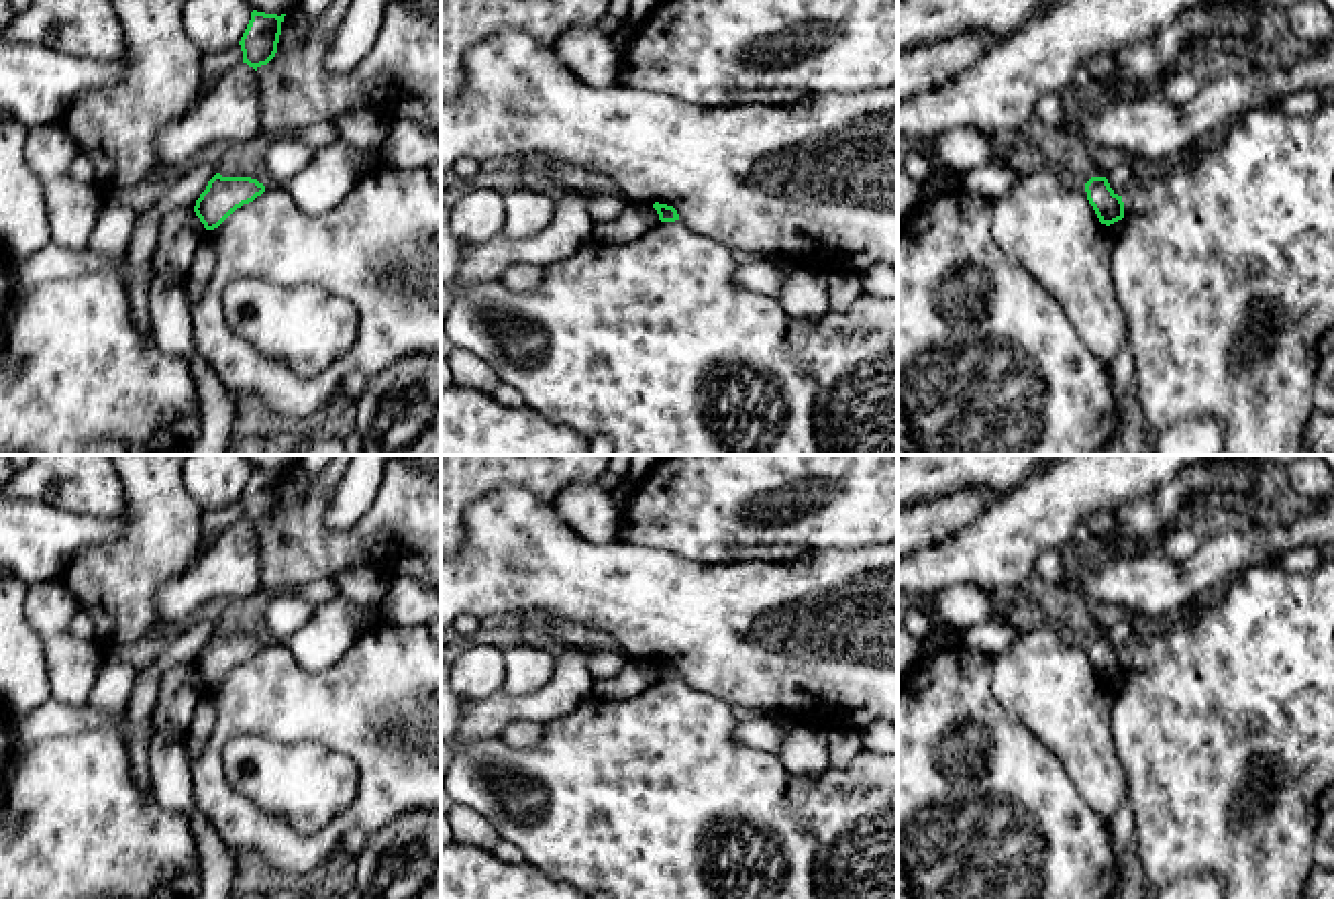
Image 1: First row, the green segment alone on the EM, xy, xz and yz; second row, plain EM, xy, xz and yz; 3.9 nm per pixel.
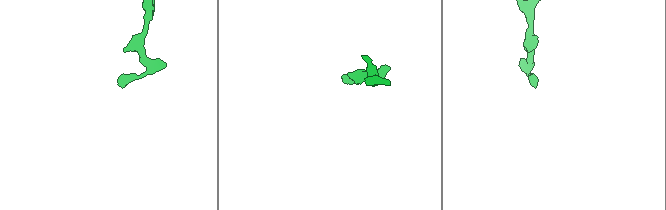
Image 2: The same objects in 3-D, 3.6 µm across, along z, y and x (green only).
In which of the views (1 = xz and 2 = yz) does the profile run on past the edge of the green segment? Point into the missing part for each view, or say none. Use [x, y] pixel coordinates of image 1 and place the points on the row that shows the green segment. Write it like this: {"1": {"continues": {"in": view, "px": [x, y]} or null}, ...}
{"1": {"continues": null}, "2": {"continues": null}}

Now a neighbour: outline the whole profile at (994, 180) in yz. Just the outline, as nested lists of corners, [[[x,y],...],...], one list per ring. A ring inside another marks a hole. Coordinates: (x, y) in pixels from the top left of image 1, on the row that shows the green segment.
[[[991,161],[983,167],[963,173],[959,177],[959,186],[993,202],[1006,196],[1020,175],[1022,171],[1010,167],[1008,163]]]

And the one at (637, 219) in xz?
[[[628,204],[628,208],[610,222],[596,222],[592,241],[596,243],[632,243],[657,226],[659,214],[653,206]]]

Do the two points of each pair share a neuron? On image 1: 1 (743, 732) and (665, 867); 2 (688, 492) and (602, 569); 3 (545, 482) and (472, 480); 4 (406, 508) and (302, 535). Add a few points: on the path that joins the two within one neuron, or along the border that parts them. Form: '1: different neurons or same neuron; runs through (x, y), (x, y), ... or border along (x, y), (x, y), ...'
1: different neurons; border along (737, 722), (735, 736), (741, 745), (774, 755)
2: different neurons; border along (617, 541), (659, 547), (680, 555)
3: same neuron; runs through (527, 476), (490, 476)
4: same neuron; runs through (380, 535), (368, 543), (329, 543)

